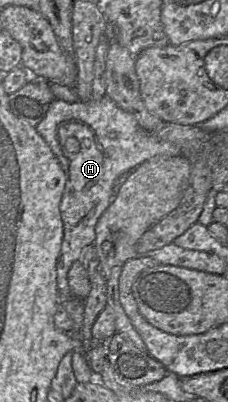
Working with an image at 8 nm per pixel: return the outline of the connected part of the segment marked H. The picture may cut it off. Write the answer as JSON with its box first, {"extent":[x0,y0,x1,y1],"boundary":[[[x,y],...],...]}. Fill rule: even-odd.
{"extent":[36,95,180,294],"boundary":[[[108,95],[85,102],[55,99],[36,125],[36,130],[58,158],[65,173],[60,203],[63,239],[56,271],[58,290],[71,294],[68,271],[80,259],[84,248],[94,244],[96,224],[114,198],[115,183],[144,161],[179,155],[180,148],[156,141],[155,135],[144,129],[131,111],[119,107]]]}

